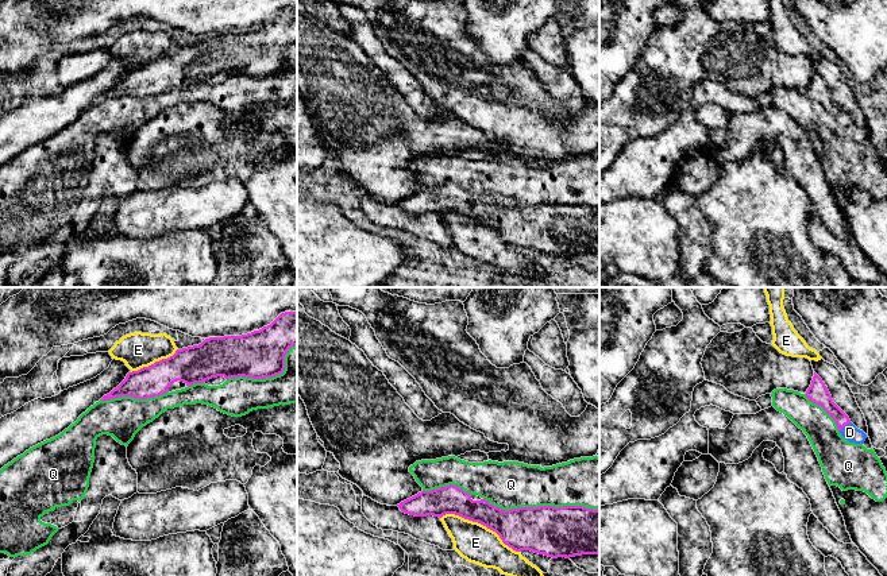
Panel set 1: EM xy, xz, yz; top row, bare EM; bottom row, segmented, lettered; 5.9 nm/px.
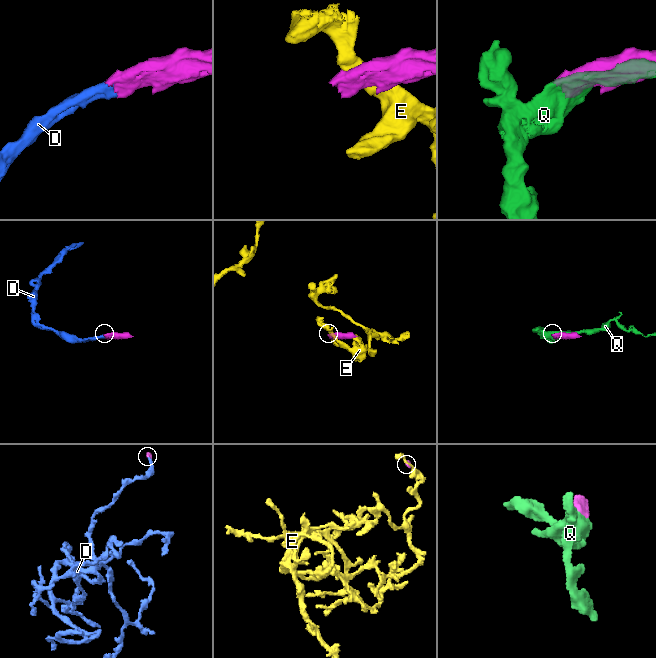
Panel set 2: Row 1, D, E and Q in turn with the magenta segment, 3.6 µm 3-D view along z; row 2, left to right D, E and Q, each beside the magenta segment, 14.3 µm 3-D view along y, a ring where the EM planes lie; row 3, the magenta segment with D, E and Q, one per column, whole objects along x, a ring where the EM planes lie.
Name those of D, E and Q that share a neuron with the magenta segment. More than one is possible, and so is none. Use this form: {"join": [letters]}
{"join": ["D"]}

